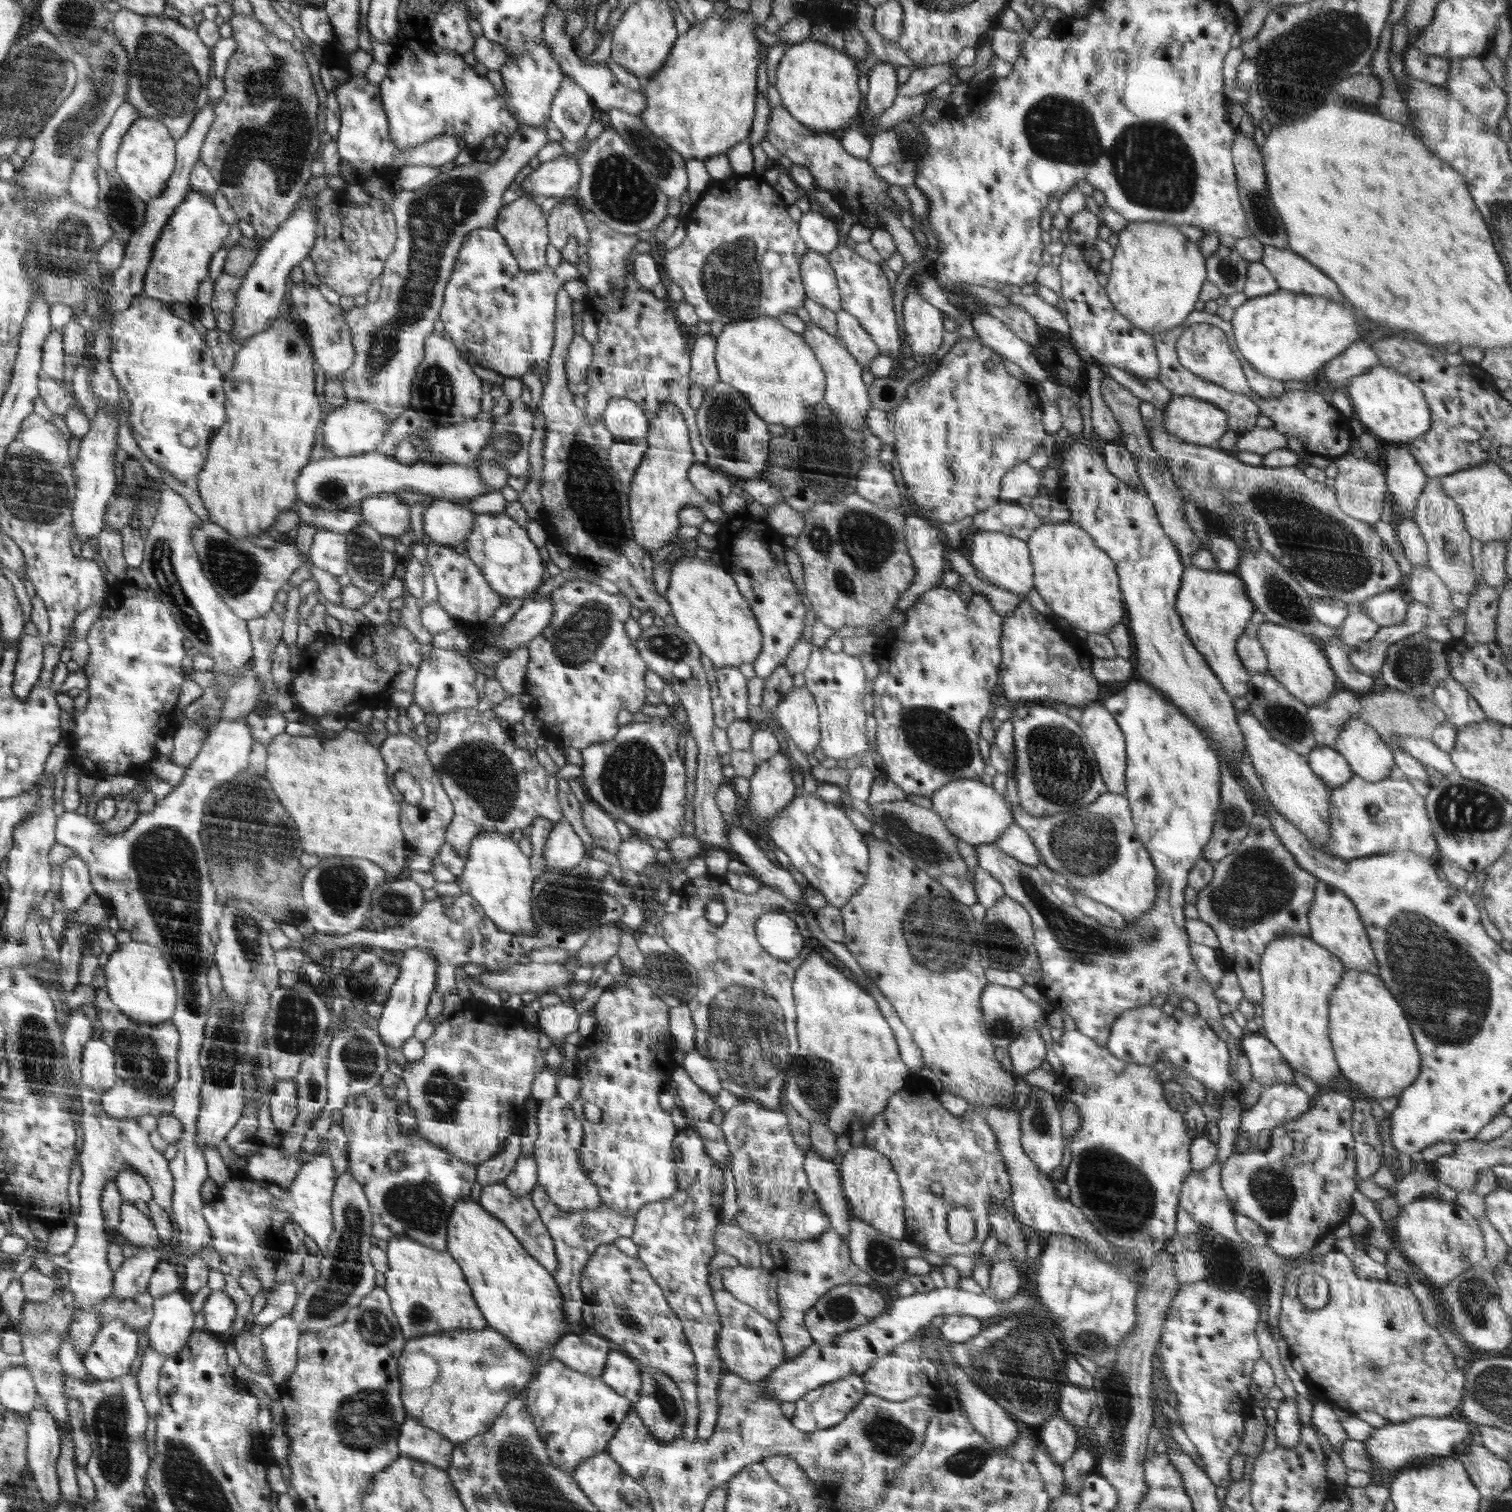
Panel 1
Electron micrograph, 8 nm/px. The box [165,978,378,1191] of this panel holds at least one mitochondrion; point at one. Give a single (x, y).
(222, 1055)

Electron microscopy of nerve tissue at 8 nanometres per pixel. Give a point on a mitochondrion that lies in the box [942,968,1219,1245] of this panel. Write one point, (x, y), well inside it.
(1123, 1199)

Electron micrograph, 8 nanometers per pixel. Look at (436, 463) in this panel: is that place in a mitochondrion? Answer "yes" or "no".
no

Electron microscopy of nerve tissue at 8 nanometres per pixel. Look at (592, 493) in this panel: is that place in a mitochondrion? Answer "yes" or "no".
yes

